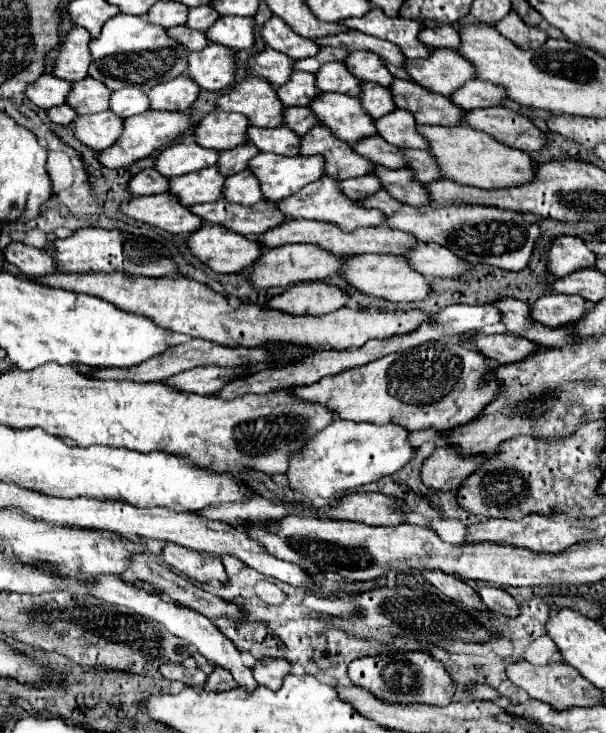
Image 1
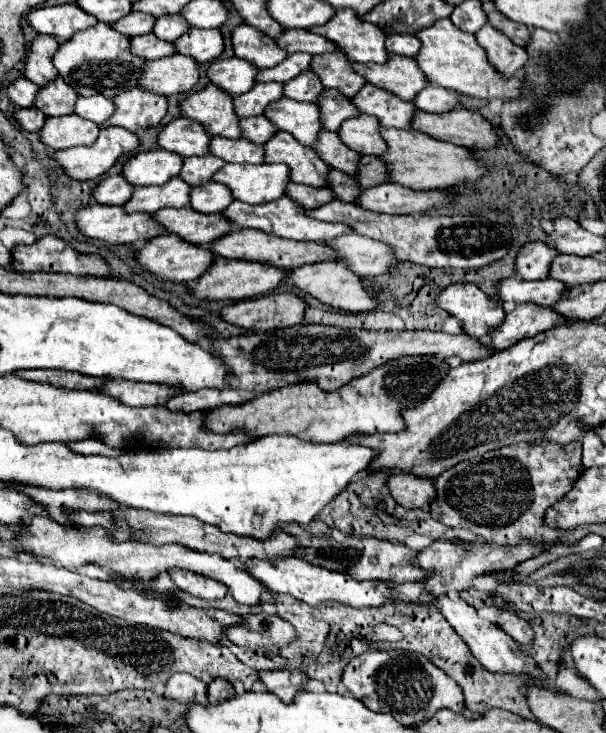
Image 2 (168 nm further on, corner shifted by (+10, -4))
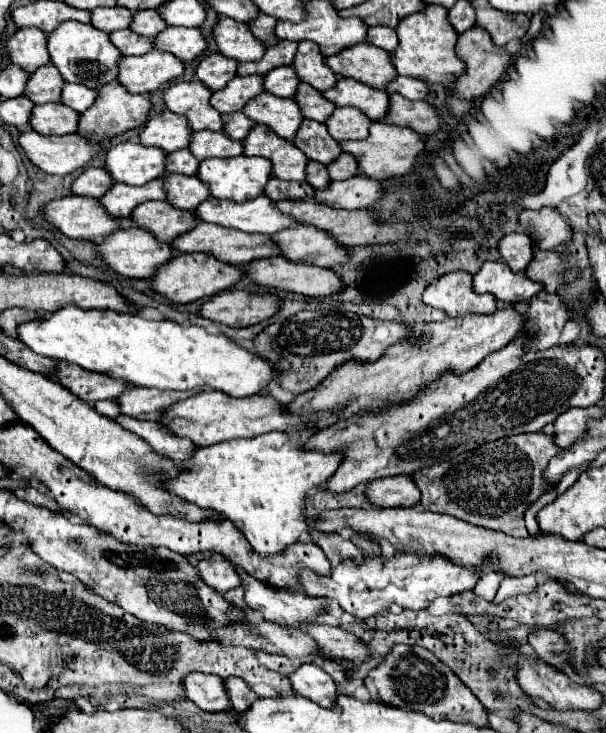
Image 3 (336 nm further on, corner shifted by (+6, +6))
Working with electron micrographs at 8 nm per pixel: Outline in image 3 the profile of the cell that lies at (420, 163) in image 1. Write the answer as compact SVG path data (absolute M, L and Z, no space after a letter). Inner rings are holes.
M341 154L327 166L327 170L331 180L345 180L357 174L357 160L351 154Z

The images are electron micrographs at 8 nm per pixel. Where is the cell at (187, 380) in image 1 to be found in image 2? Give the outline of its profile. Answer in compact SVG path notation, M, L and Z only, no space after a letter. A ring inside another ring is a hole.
M109 380L107 386L103 386L101 390L117 396L117 400L129 406L161 406L183 392L179 386L167 388L167 384L133 380Z

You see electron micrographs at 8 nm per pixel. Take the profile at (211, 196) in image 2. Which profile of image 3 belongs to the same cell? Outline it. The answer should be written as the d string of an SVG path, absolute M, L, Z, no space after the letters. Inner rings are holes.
M165 172L161 178L163 178L165 194L167 194L165 200L173 208L193 210L193 206L197 206L197 202L209 198L209 190L205 190L205 186L201 186L197 176L183 176L183 174Z

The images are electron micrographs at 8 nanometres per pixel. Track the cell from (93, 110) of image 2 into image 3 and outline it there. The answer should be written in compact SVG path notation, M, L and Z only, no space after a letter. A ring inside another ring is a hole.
M63 84L61 90L61 104L77 110L79 114L87 110L93 104L93 98L97 96L95 90L89 90L87 86L77 86L77 84Z

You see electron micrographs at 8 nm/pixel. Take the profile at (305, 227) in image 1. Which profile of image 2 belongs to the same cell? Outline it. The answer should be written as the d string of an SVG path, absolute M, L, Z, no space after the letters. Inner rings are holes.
M241 228L241 230L231 230L223 238L215 240L211 246L211 252L217 252L217 256L223 258L237 258L237 260L251 260L251 262L269 262L277 268L285 270L295 270L305 264L315 264L315 262L329 262L337 260L337 250L325 242L303 242L303 240L289 240L283 236L267 234L267 232L257 232L253 228Z

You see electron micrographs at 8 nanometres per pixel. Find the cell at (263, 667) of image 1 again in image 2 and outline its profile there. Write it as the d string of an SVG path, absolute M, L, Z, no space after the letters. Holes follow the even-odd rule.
M287 668L265 670L265 672L259 672L259 680L275 696L279 696L281 700L289 700L289 698L293 698L293 692L297 692L297 688L305 686L307 674L303 674L301 670L287 670Z

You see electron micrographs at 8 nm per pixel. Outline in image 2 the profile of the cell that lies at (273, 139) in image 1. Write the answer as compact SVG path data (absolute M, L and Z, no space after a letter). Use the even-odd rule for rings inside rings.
M213 136L211 154L223 158L225 162L251 162L251 164L263 164L265 160L265 146L251 142L247 138L223 138Z

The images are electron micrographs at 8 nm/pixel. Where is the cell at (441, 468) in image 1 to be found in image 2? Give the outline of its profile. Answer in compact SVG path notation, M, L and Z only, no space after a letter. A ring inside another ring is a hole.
M401 470L389 478L389 488L403 508L423 508L425 504L431 504L433 496L437 496L433 478L421 478Z

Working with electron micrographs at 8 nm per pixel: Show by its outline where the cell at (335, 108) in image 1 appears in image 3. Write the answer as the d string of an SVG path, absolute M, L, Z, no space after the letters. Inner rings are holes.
M261 92L243 106L243 114L255 124L263 124L285 140L293 140L297 126L303 118L293 98L279 98L269 92Z

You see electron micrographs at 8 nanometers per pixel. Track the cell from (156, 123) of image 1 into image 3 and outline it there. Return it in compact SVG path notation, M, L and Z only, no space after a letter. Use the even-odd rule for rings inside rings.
M23 130L19 134L19 144L39 170L59 176L75 172L99 152L99 144L79 140L75 134L41 136L35 130Z

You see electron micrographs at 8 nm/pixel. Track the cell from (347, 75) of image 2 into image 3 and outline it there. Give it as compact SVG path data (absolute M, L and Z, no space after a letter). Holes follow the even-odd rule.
M301 42L291 68L301 82L311 84L319 92L325 92L329 86L333 86L333 82L337 82L337 76L325 66L323 60L325 58L317 54L317 46L313 46L313 42Z

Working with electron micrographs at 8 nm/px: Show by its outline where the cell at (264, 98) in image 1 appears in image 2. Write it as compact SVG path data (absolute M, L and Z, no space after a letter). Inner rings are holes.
M209 84L207 88L189 94L181 102L181 110L187 118L205 124L213 136L229 136L229 138L243 136L239 124L241 118L235 112L233 96L215 84Z

